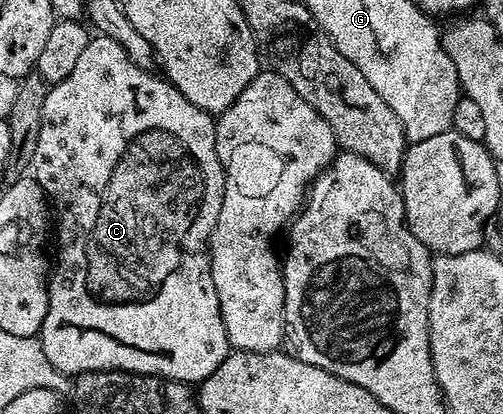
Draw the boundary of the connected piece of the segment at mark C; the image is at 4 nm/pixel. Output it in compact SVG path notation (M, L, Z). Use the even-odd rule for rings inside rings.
M98 34L96 37L90 38L87 49L83 49L83 53L79 57L79 61L75 64L75 69L71 69L68 77L63 77L63 81L52 84L46 93L46 100L43 104L42 125L39 130L39 141L36 142L34 157L31 162L31 175L36 179L39 186L45 190L46 200L51 204L52 210L55 212L55 235L57 231L57 263L52 264L51 274L49 276L49 300L47 301L47 317L41 326L40 340L43 353L47 353L47 361L51 361L51 365L55 365L55 369L59 369L64 375L76 377L87 373L88 371L130 371L131 373L139 373L140 375L158 375L164 379L174 379L180 383L188 383L190 385L200 385L204 379L211 377L211 373L215 373L215 369L219 369L219 365L223 365L223 361L231 353L229 338L227 337L227 329L223 325L223 317L219 309L219 293L215 293L215 281L211 277L211 269L209 268L209 238L213 236L215 229L215 221L219 217L219 209L223 201L223 193L225 192L225 174L221 168L221 162L217 156L215 149L215 133L217 125L214 116L208 111L199 109L195 105L191 105L191 101L187 101L187 97L183 97L183 93L179 93L179 89L173 86L168 79L160 74L152 75L152 70L135 65L135 61L131 61L131 57L127 57L127 53L123 53L123 45L116 43L111 37Z

